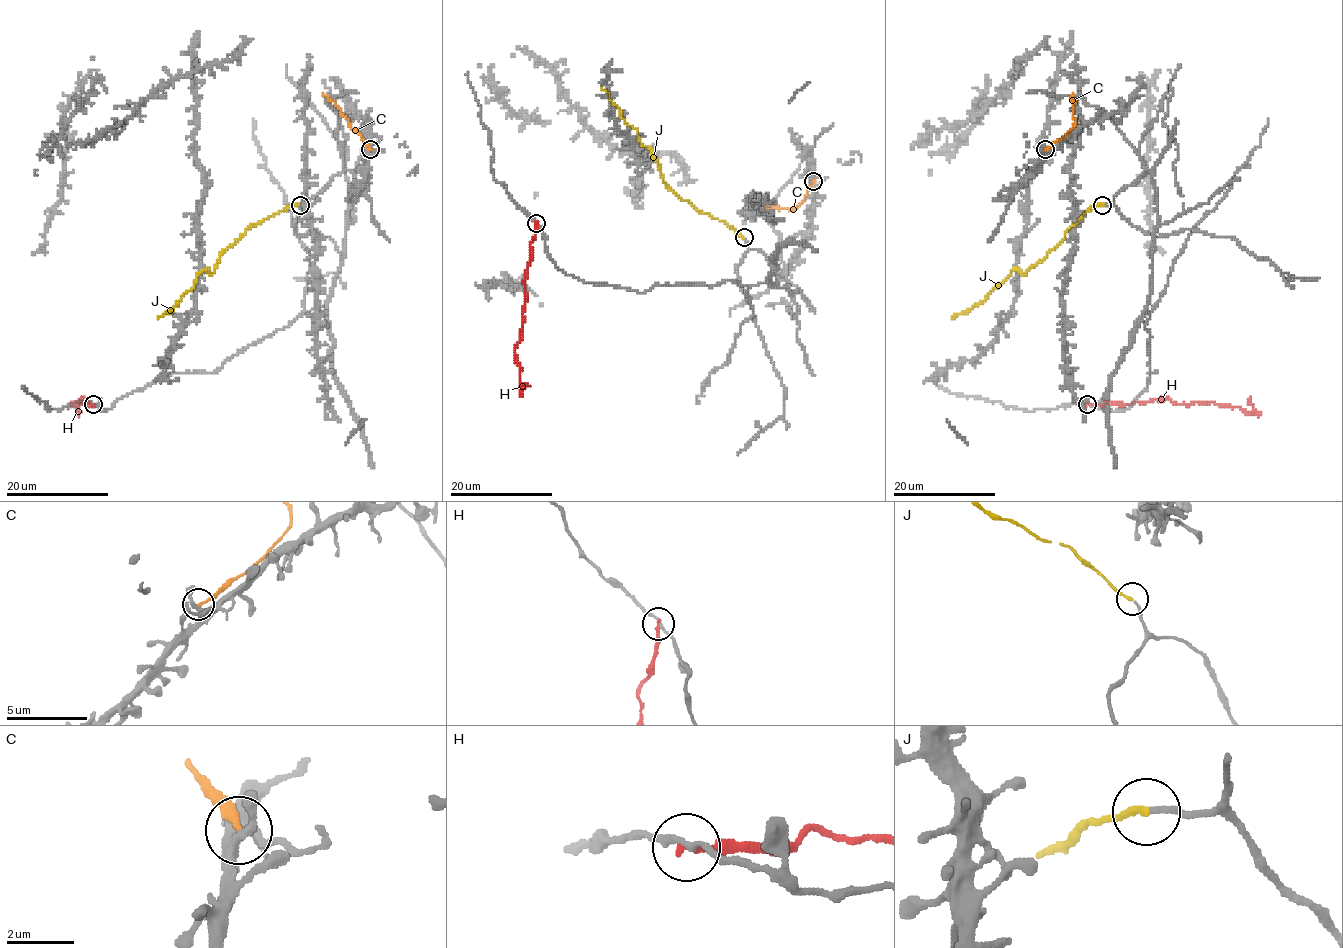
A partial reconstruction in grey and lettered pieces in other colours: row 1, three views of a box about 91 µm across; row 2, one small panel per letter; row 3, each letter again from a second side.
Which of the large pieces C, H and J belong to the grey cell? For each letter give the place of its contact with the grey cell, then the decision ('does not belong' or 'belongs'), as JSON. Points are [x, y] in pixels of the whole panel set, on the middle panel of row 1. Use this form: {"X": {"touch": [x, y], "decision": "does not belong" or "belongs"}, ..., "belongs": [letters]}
{"C": {"touch": [813, 181], "decision": "does not belong"}, "H": {"touch": [536, 223], "decision": "does not belong"}, "J": {"touch": [744, 237], "decision": "belongs"}, "belongs": ["J"]}

